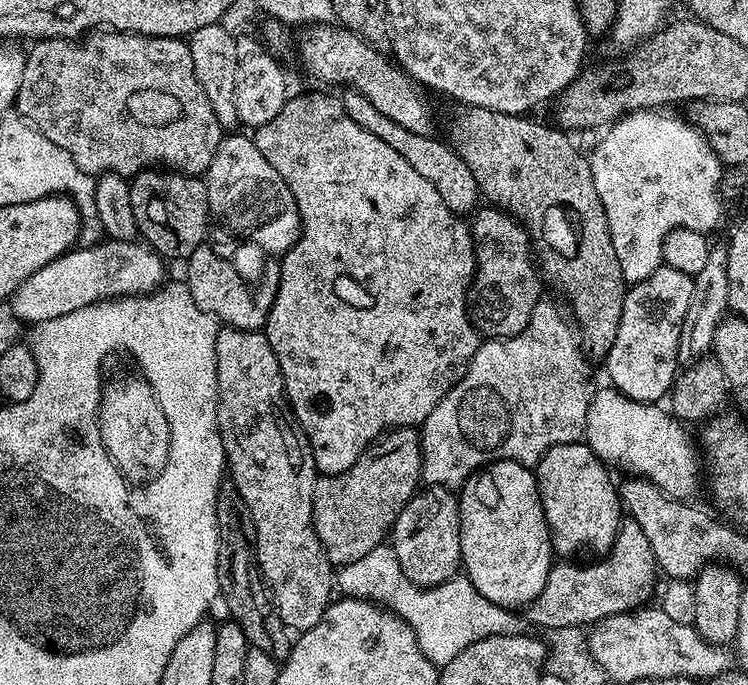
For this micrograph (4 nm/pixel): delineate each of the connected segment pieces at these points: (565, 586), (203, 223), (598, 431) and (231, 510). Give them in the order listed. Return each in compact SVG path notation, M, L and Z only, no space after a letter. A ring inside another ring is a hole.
M631 518L621 519L616 541L606 555L597 560L600 560L597 564L588 564L585 568L572 564L576 562L553 563L546 586L542 586L542 594L538 594L526 609L527 623L547 630L583 629L619 612L631 612L647 601L644 599L656 584L658 569L650 542L646 542L646 534L642 534L642 526L638 526L638 522Z
M145 170L134 177L131 190L133 208L140 210L143 204L152 204L145 212L137 211L136 223L139 235L161 257L186 258L205 243L210 232L210 217L208 185L201 177L185 176L183 172L171 170Z
M597 387L592 394L590 411L586 416L586 430L583 443L587 444L599 460L613 469L621 468L624 474L631 474L636 478L643 478L647 483L658 486L670 498L685 502L693 499L692 495L700 488L700 460L701 453L692 445L688 432L683 423L672 415L671 411L660 409L659 403L643 404L626 398L614 387Z
M228 478L220 485L220 493L216 496L216 521L220 535L218 550L218 582L220 596L228 607L233 621L239 622L246 634L249 645L254 648L267 649L272 640L272 632L268 627L274 624L272 594L266 587L264 575L260 572L260 563L256 557L256 527L252 521L250 510L238 494L232 479Z

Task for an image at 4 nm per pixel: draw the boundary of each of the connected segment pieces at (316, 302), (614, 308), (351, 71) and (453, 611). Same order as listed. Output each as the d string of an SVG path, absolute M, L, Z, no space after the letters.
M308 92L305 96L289 95L278 118L270 118L270 122L255 129L254 139L266 162L270 162L270 166L274 166L274 170L278 170L278 174L282 174L290 186L300 215L300 236L283 253L281 260L284 261L278 267L276 297L262 331L278 358L288 405L292 407L293 417L312 448L317 473L320 476L342 474L350 470L360 455L385 432L394 428L423 425L434 406L438 406L445 394L462 379L468 363L480 349L482 337L468 316L468 294L476 274L476 247L472 241L472 229L446 206L442 194L438 194L438 190L418 172L411 160L394 150L387 139L370 133L350 118L339 95L327 96L324 92Z
M460 106L457 109L457 112L452 116L452 125L448 128L449 134L452 135L452 138L450 138L452 148L461 156L462 162L466 166L470 166L470 174L474 174L474 182L480 187L481 197L489 205L510 213L514 219L521 221L524 227L527 228L528 239L531 243L534 260L538 265L539 271L547 279L549 276L564 291L564 296L568 299L569 305L567 304L567 307L570 309L570 316L574 321L574 327L578 333L578 339L581 348L584 350L584 355L592 362L597 362L596 360L603 361L610 354L610 346L614 346L614 338L618 338L618 322L622 322L622 306L624 305L626 285L624 275L622 274L622 266L618 266L618 254L614 254L614 242L610 242L610 226L606 222L606 210L602 210L602 198L598 198L598 190L594 190L594 174L592 173L591 159L585 153L583 156L572 145L571 138L573 137L567 131L561 130L556 126L547 128L546 125L539 124L536 120L528 120L532 118L529 118L527 115L511 116L510 114L502 114L494 110L473 108L471 106Z
M316 26L309 32L312 33L300 44L300 60L314 79L325 80L328 84L348 84L344 86L364 95L381 114L414 134L429 136L435 133L434 118L427 106L429 93L418 86L395 59L388 57L387 60L380 50L343 26Z
M382 543L370 554L358 558L358 562L343 565L338 572L338 588L345 597L370 600L383 606L412 627L418 638L418 646L426 658L437 666L450 663L466 646L491 636L515 636L523 633L525 621L515 611L500 608L494 602L482 598L467 576L457 574L445 584L433 588L420 588L402 574L398 558L387 543Z

